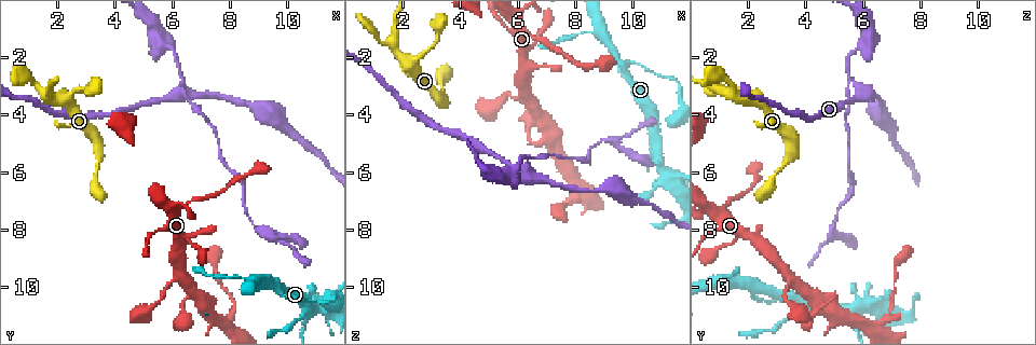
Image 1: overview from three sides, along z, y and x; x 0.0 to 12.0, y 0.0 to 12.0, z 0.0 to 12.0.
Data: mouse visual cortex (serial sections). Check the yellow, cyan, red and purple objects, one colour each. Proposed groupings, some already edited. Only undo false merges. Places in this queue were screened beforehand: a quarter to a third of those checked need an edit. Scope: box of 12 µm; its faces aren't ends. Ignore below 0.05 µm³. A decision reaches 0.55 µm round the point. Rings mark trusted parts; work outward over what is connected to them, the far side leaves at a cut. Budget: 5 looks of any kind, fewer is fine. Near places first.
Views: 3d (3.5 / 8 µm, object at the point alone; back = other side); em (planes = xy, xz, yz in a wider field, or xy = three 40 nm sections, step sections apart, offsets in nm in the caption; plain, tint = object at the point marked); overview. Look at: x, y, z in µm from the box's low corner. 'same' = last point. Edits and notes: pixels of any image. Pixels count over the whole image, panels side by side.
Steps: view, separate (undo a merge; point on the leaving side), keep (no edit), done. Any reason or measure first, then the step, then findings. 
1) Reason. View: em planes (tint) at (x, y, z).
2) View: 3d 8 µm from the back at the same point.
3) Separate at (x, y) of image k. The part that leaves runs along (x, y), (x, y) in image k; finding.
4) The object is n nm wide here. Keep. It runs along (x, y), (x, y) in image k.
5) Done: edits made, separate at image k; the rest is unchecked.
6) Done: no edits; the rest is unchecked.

Abrupt turn. View: 3d 3.5 µm at (9.7, 10.1, 2.3).

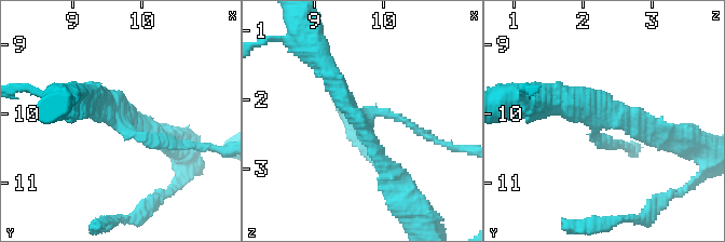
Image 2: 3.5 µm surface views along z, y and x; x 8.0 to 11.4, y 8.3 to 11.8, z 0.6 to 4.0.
3 arms meet here; the arms are 100, 250, 300 nm wide; need the tissue. View: em xy step 3 (tint) at (9.75, 10.10, 2.35).

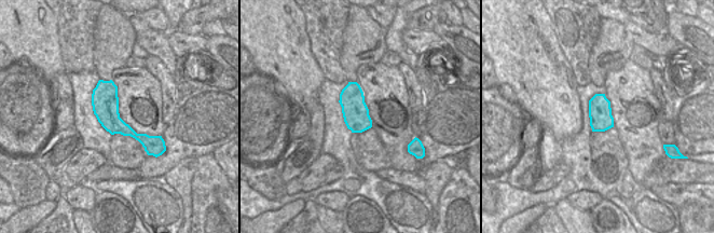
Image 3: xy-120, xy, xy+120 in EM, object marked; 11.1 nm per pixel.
Cut it another way. View: em xy step 1 (tint) at the same point.

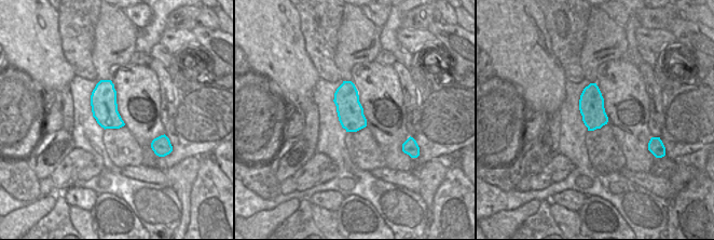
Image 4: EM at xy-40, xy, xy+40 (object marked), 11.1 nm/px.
Keep. It runs along (400, 178), (364, 118), (386, 112), (420, 132) in image 2; continuous, no second cell.

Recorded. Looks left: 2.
Two arms in line, one across. View: 3d 3.5 µm at (6.3, 2.7, 5.6).

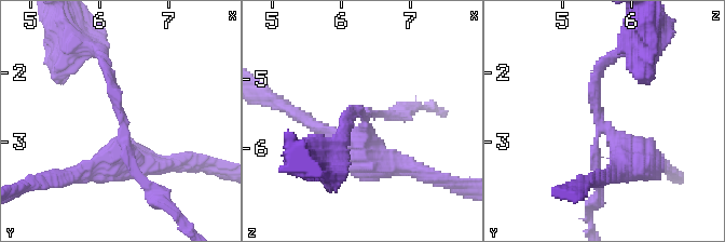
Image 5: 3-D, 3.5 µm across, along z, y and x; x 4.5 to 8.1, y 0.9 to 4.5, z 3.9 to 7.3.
3 arms meet here; the arms are 150, 150, 350 nm wide. View: em xy step 3 (tint) at (6.30, 2.60, 5.50).

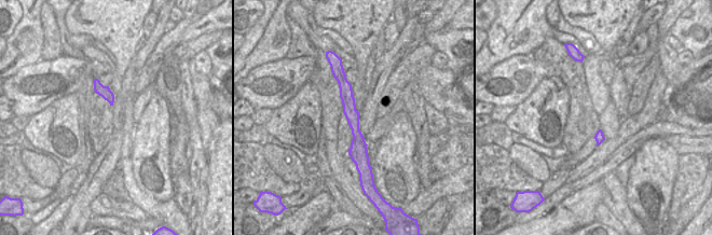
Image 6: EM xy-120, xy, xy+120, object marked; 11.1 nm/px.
Separate at (357, 109) of image 5. The part that leaves runs along (366, 119), (350, 111), (330, 149) in image 5; a second cell is stuck on.

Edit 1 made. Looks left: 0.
Done: edits made, separate at image 5; the rest is unchecked.

